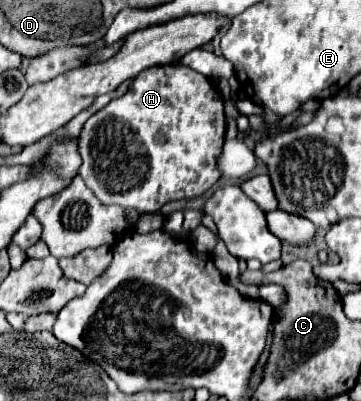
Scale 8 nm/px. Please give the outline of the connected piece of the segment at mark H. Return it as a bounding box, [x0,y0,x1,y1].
[79,62,227,212]

